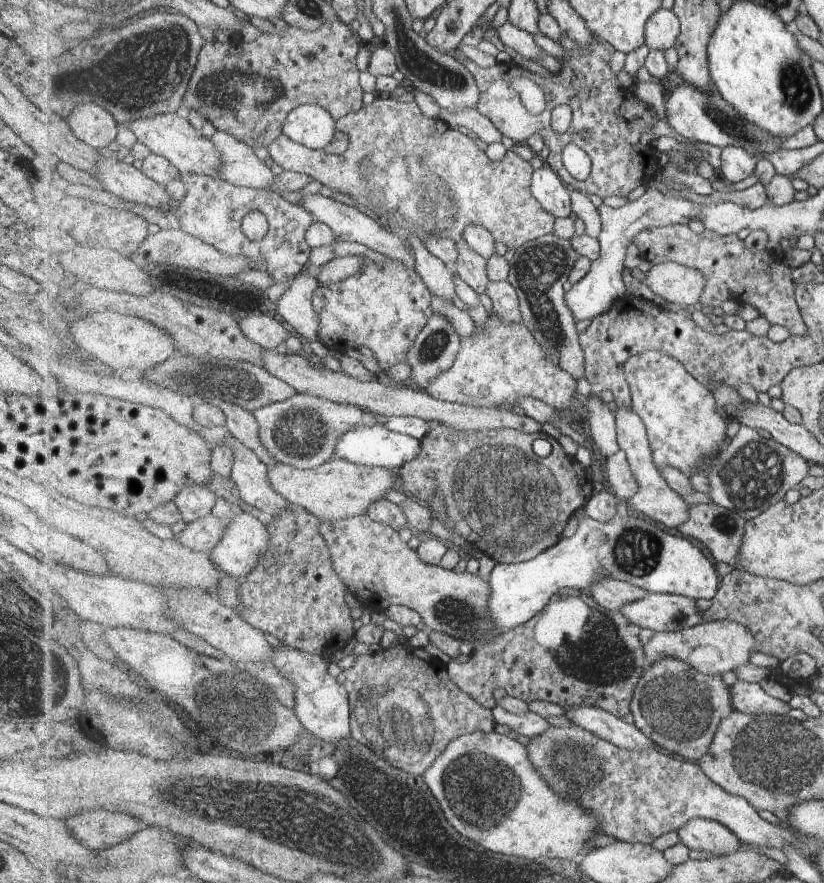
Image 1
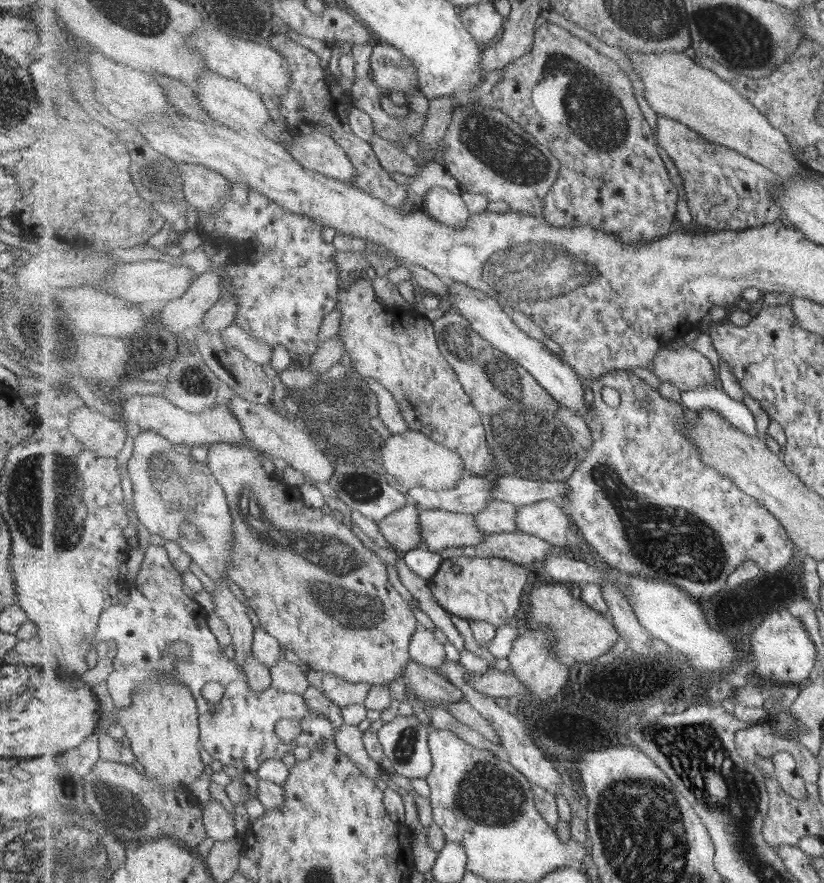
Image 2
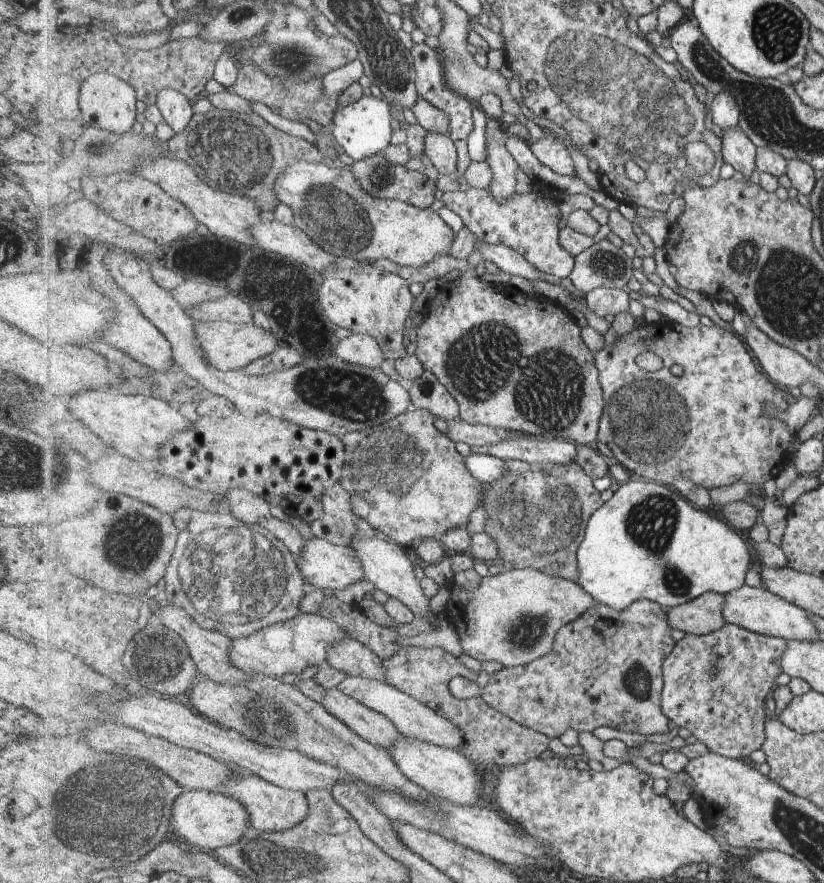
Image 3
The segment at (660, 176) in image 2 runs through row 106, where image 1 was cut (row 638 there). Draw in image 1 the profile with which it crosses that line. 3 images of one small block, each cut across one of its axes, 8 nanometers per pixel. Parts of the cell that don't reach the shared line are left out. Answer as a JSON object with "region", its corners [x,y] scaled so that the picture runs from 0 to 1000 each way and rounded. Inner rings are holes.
{"region":[[[712,672],[704,676],[682,676],[659,691],[654,707],[652,700],[647,700],[640,707],[609,715],[583,732],[567,750],[549,746],[544,751],[544,761],[553,777],[597,805],[604,800],[606,786],[614,786],[640,797],[657,793],[680,798],[686,804],[695,804],[698,800],[720,800],[756,813],[766,807],[769,784],[785,759],[775,716],[778,711],[763,704],[754,692],[728,686]]]}

